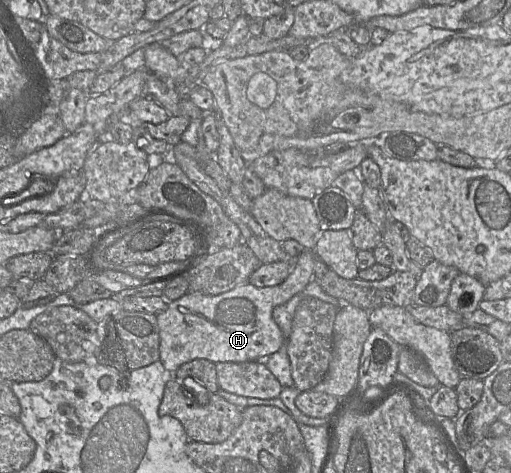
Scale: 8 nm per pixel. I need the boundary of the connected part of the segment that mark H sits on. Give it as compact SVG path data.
M304 249L293 260L290 275L280 284L258 288L246 282L219 295L188 291L179 299L169 302L166 310L156 315L160 337L159 360L164 368L173 374L181 365L194 359L206 359L213 363L245 362L258 360L277 352L283 344L283 334L273 318L273 310L303 292L313 280L314 261L315 250Z

